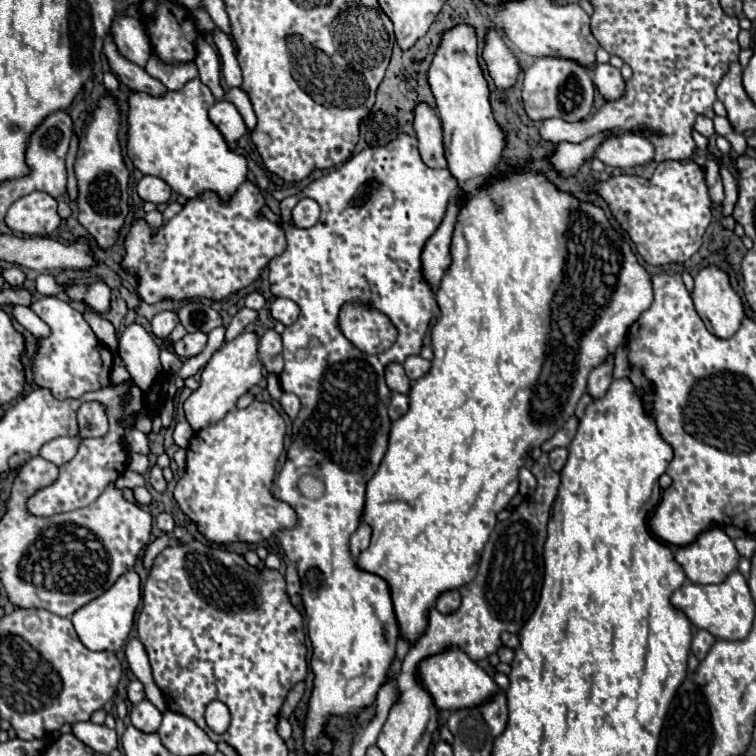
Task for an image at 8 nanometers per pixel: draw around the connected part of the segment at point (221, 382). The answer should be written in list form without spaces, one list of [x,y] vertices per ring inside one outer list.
[[[246,331],[246,333],[238,335],[234,341],[224,343],[212,355],[208,365],[202,369],[200,389],[194,391],[184,403],[186,421],[192,425],[194,431],[200,431],[200,429],[220,421],[230,409],[234,409],[234,403],[238,397],[242,397],[250,387],[260,383],[262,363],[258,357],[258,343],[260,343],[260,337],[256,333]]]

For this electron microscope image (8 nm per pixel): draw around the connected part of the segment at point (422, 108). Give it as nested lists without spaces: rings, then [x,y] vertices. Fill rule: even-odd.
[[[420,101],[414,107],[414,131],[420,143],[422,161],[428,167],[446,167],[444,147],[442,147],[442,125],[436,111]]]

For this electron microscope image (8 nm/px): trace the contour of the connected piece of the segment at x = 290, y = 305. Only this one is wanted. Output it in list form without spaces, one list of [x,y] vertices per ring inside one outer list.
[[[274,299],[274,303],[270,305],[270,313],[276,321],[284,325],[292,325],[300,315],[300,307],[290,299]]]

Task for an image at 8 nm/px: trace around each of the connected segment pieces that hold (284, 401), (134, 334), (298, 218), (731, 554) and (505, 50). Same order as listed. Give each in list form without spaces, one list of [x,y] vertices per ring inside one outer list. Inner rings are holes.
[[[282,393],[280,405],[282,405],[282,409],[286,411],[286,415],[290,419],[294,419],[298,415],[298,411],[300,411],[300,399],[294,393]]]
[[[132,323],[120,335],[118,353],[136,387],[148,391],[148,385],[152,385],[152,377],[162,371],[162,363],[158,357],[160,349],[154,337],[142,325]]]
[[[300,199],[292,211],[292,221],[298,227],[312,227],[320,217],[320,207],[314,199]]]
[[[718,527],[700,533],[700,537],[684,547],[674,547],[676,561],[684,567],[694,583],[720,583],[736,571],[740,555],[732,539]]]
[[[488,31],[482,57],[486,61],[488,75],[494,79],[494,83],[500,91],[506,91],[508,87],[512,87],[516,83],[516,77],[520,71],[518,59],[498,31]]]

